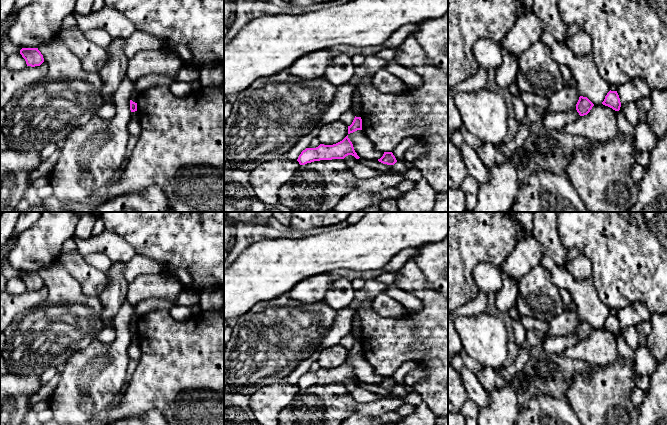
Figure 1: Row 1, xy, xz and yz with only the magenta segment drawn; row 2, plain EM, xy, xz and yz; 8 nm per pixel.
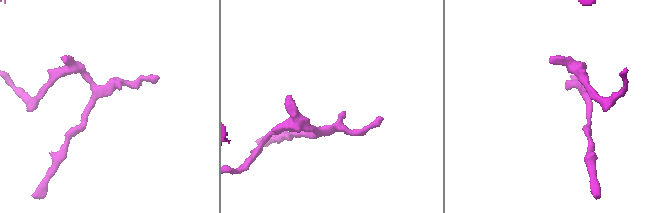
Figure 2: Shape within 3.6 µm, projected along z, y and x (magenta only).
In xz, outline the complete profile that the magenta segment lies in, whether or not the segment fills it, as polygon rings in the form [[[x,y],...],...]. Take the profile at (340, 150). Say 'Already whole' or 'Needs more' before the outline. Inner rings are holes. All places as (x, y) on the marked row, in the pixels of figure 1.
Already whole. [[[347,135],[342,141],[333,145],[320,144],[316,148],[306,148],[301,152],[297,161],[300,165],[305,165],[320,160],[344,159],[348,155],[356,159],[360,158]]]

